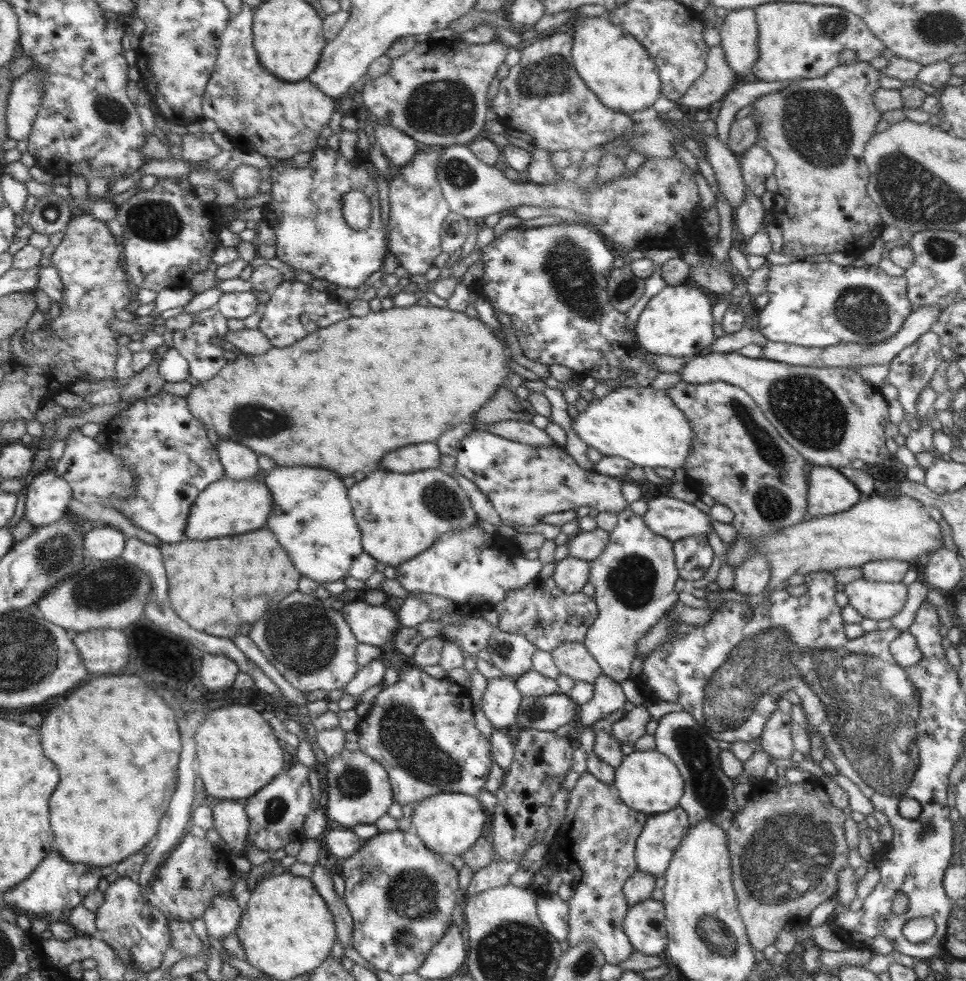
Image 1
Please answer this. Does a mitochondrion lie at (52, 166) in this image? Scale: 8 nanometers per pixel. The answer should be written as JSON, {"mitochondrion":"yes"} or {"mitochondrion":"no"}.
{"mitochondrion":"no"}

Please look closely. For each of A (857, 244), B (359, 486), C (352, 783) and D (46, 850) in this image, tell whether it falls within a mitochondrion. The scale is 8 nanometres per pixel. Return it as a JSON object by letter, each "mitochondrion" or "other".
{"A":"other","B":"other","C":"mitochondrion","D":"other"}

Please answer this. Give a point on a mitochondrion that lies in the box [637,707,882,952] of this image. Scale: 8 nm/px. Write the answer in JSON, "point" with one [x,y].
{"point":[798,847]}

